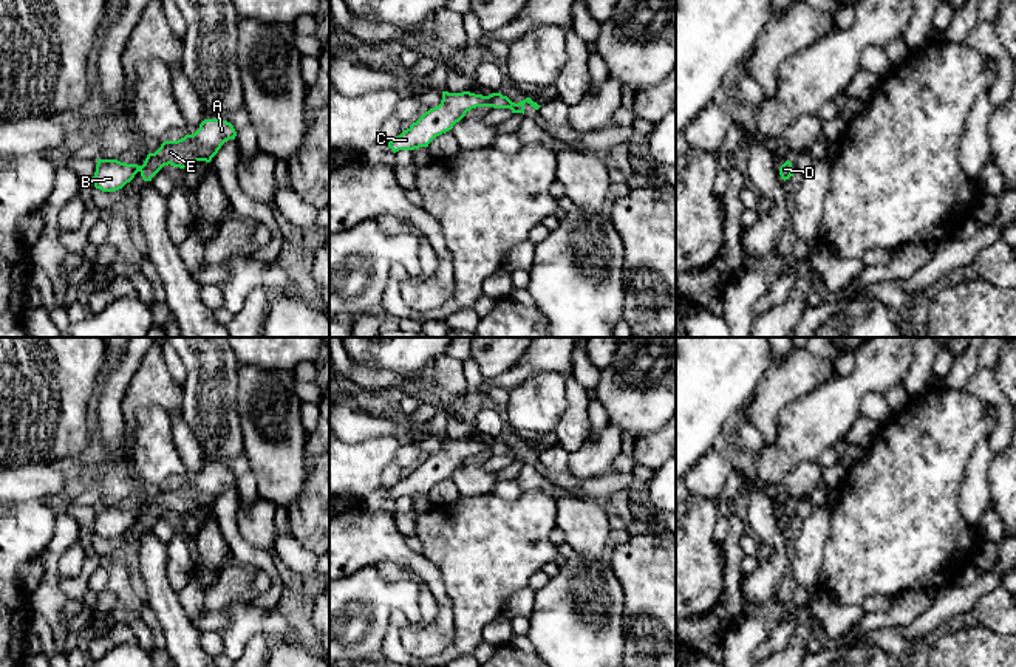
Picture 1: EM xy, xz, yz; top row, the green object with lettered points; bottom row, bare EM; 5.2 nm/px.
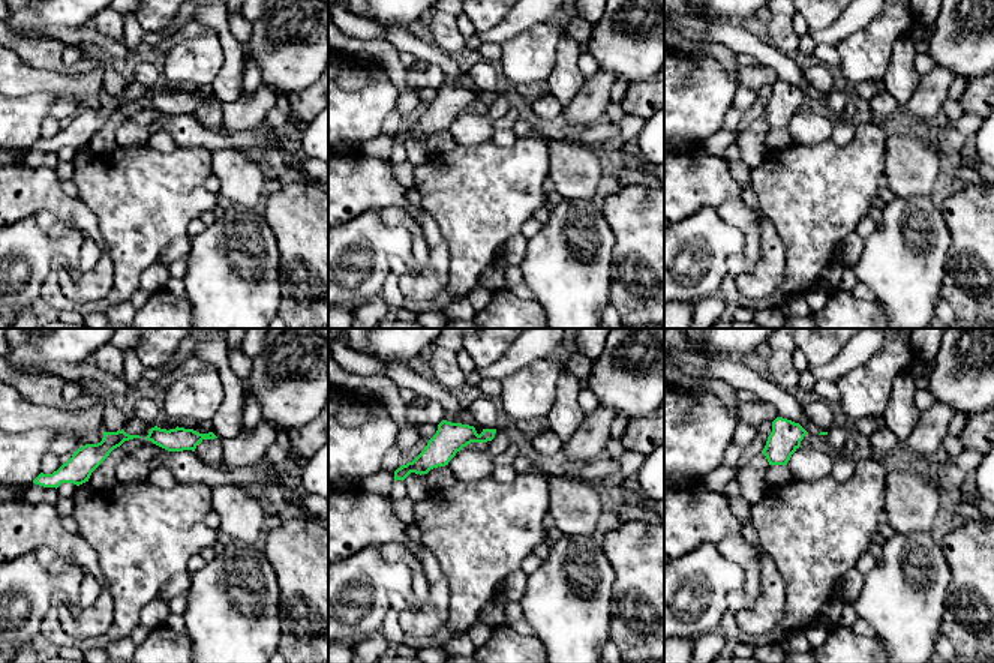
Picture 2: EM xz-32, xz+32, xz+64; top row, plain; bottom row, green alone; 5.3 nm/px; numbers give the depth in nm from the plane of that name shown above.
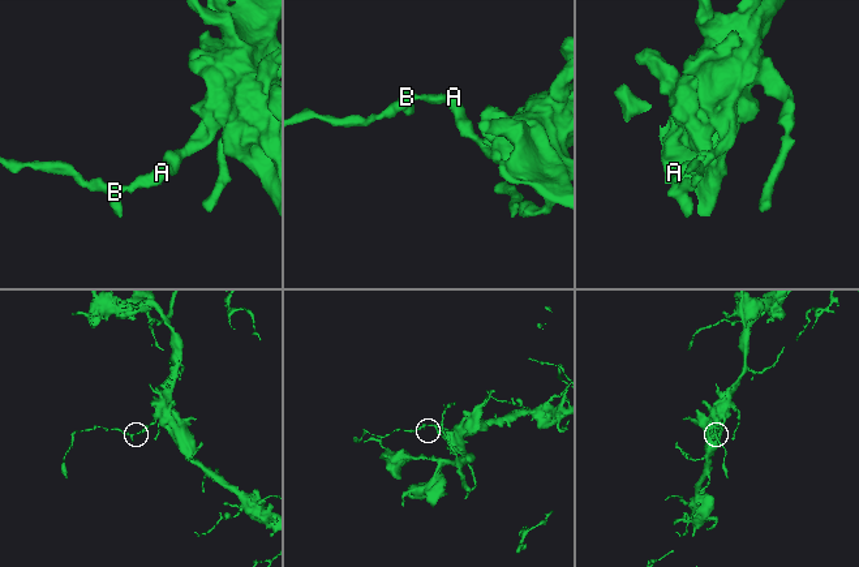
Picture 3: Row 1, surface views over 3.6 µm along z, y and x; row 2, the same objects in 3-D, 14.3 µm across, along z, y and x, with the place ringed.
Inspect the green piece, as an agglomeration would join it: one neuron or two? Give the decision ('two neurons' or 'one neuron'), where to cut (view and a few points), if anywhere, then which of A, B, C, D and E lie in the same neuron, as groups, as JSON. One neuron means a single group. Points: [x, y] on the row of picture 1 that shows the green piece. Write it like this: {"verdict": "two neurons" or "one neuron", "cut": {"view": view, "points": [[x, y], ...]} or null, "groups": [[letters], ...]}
{"verdict": "two neurons", "cut": {"view": "xz", "points": [[487, 96], [484, 106]]}, "groups": [["A", "D", "E"], ["B", "C"]]}

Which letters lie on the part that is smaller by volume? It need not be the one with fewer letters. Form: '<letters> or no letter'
B, C

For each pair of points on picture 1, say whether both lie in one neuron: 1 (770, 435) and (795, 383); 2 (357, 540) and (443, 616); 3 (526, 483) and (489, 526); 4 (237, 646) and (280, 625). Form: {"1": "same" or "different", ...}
{"1": "same", "2": "same", "3": "different", "4": "same"}

